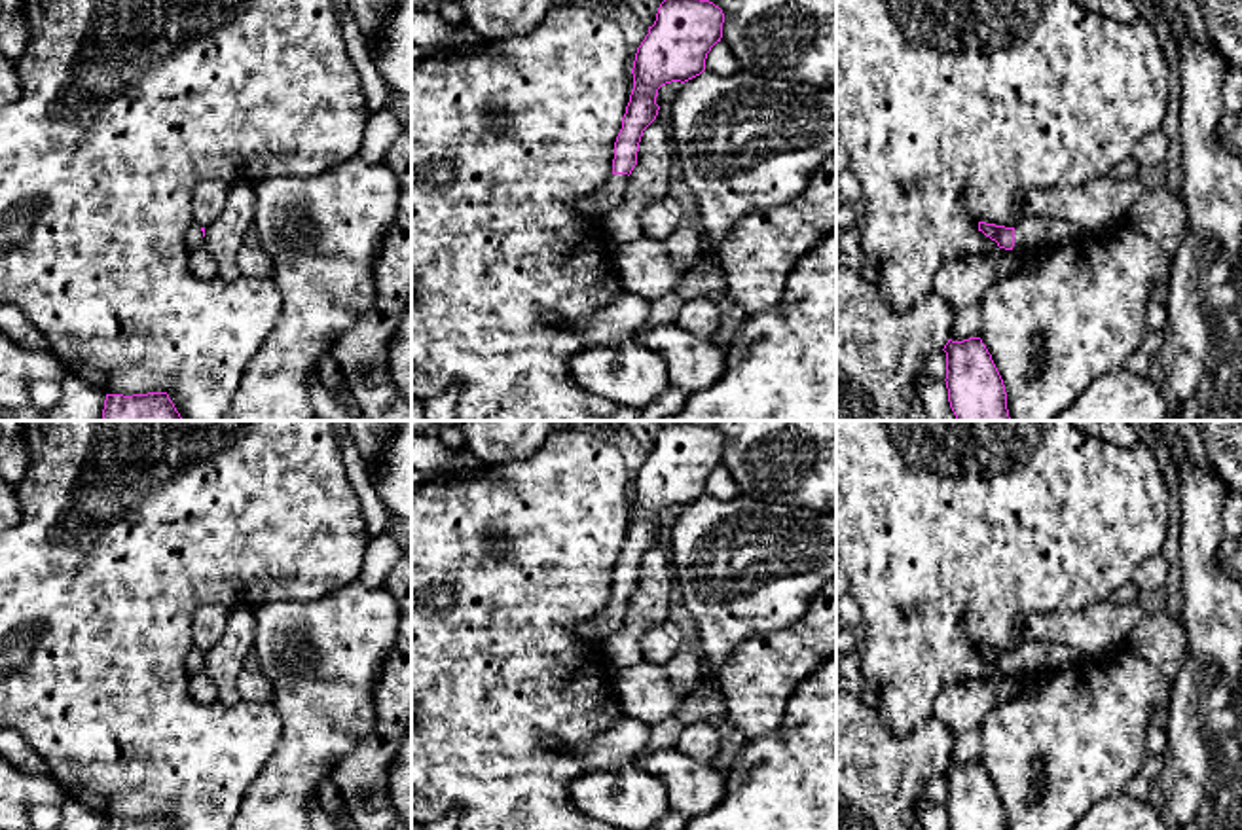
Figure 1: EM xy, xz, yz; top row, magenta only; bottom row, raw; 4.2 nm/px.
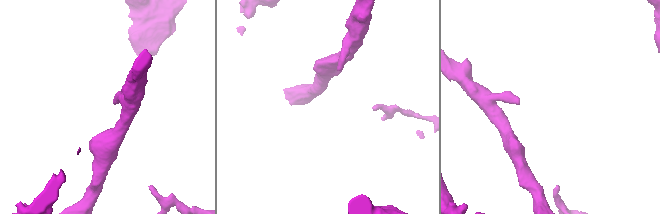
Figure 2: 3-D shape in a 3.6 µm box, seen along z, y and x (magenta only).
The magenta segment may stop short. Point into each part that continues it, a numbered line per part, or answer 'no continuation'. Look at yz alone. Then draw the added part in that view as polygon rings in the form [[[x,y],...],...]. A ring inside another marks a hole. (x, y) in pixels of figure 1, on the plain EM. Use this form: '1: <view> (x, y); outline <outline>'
1: yz (1032, 658); outline [[[1039,641],[1022,644],[1014,650],[1014,671],[1013,675],[1037,675],[1049,669],[1049,648],[1052,642]]]

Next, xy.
1: xy (194, 662); outline [[[193,648],[193,650],[188,652],[186,669],[188,669],[190,675],[203,671],[203,663],[205,661],[203,661],[203,656],[201,656],[199,650]]]

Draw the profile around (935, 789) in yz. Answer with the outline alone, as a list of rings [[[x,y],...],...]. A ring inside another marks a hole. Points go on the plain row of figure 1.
[[[944,775],[931,777],[923,785],[923,794],[925,794],[925,800],[937,805],[944,805],[946,803],[946,777]]]

